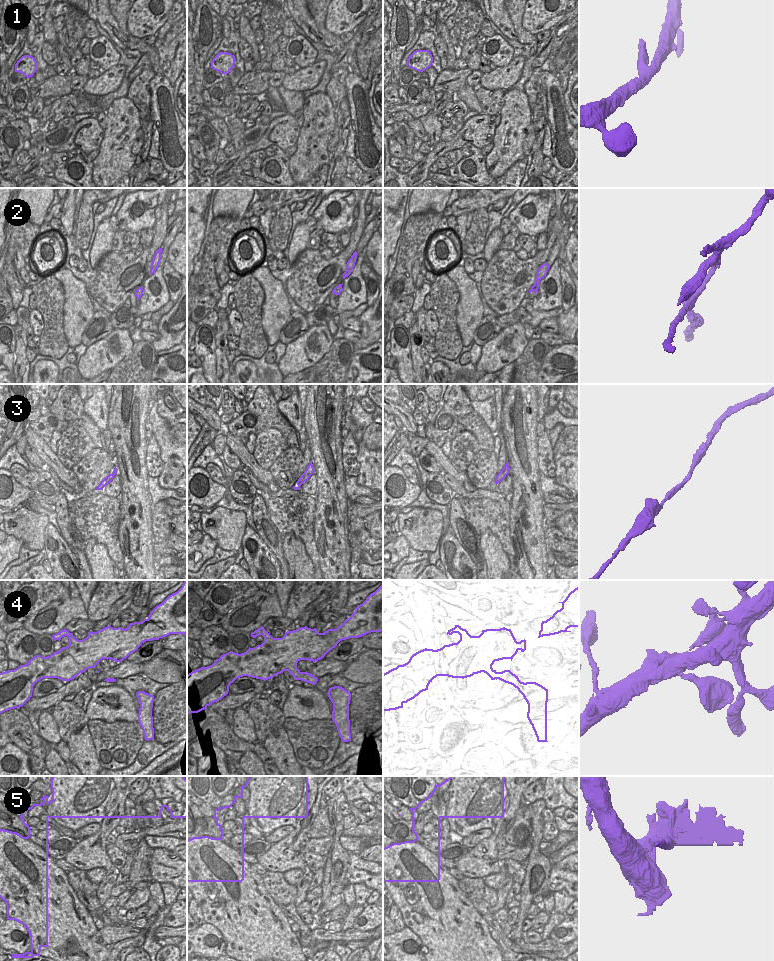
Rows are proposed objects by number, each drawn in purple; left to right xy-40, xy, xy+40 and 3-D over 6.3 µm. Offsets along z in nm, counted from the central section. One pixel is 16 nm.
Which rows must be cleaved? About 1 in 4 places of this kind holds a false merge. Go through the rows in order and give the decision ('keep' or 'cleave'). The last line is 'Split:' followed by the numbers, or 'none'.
1: keep
2: cleave
3: keep
4: keep
5: cleave
Split: 2, 5

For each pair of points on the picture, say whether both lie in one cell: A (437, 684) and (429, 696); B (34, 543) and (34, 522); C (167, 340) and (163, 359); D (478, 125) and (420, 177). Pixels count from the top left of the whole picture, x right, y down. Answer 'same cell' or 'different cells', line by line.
A: different cells
B: same cell
C: different cells
D: same cell

